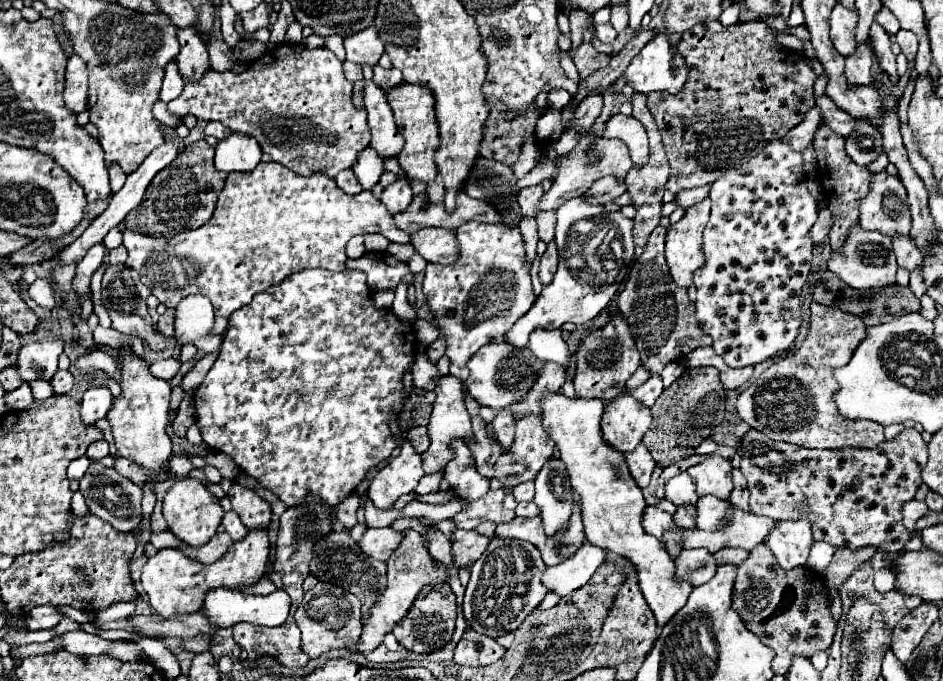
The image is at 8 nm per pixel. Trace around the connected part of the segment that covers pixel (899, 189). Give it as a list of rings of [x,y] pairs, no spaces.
[[[875,174],[871,192],[863,198],[859,212],[863,230],[877,230],[885,236],[909,236],[911,212],[905,188],[897,176]]]

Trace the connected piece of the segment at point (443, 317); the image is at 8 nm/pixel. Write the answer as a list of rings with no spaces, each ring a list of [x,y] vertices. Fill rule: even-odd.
[[[471,222],[463,224],[463,228],[457,228],[457,240],[461,248],[461,256],[453,266],[441,266],[441,264],[427,264],[425,268],[425,280],[423,280],[423,294],[435,314],[433,322],[445,334],[447,338],[447,356],[451,360],[449,374],[459,378],[463,384],[469,378],[467,360],[485,344],[499,340],[505,332],[511,330],[511,326],[519,320],[519,316],[525,316],[529,308],[535,302],[531,276],[529,276],[529,264],[525,262],[525,244],[521,238],[519,228],[507,228],[503,224],[483,224],[483,222]]]

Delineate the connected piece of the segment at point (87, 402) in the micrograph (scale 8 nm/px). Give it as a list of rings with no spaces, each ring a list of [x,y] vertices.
[[[103,386],[89,388],[81,400],[81,422],[87,426],[95,426],[97,420],[107,416],[111,402],[113,402],[113,396],[109,388],[103,388]]]

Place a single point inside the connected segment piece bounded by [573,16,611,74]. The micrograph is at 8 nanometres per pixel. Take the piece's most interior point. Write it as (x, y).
(587, 59)

